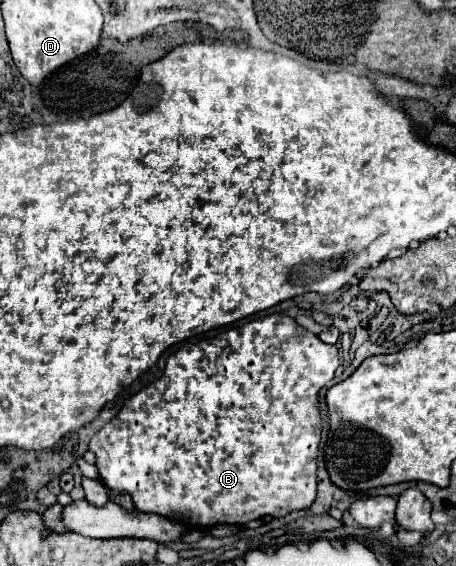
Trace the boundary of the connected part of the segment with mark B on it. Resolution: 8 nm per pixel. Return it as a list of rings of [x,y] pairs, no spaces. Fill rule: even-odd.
[[[266,315],[250,323],[230,327],[216,337],[206,337],[196,343],[184,343],[168,361],[164,375],[148,385],[146,389],[132,395],[120,413],[106,423],[90,441],[88,449],[96,455],[96,467],[100,471],[100,481],[116,493],[128,493],[134,501],[136,511],[158,513],[170,519],[178,519],[182,525],[194,527],[214,527],[220,523],[248,523],[260,517],[284,517],[298,509],[308,509],[316,499],[316,471],[318,471],[318,447],[322,439],[322,413],[318,407],[320,389],[334,377],[338,369],[338,349],[336,345],[322,343],[314,333],[300,327],[292,317],[286,315]]]

